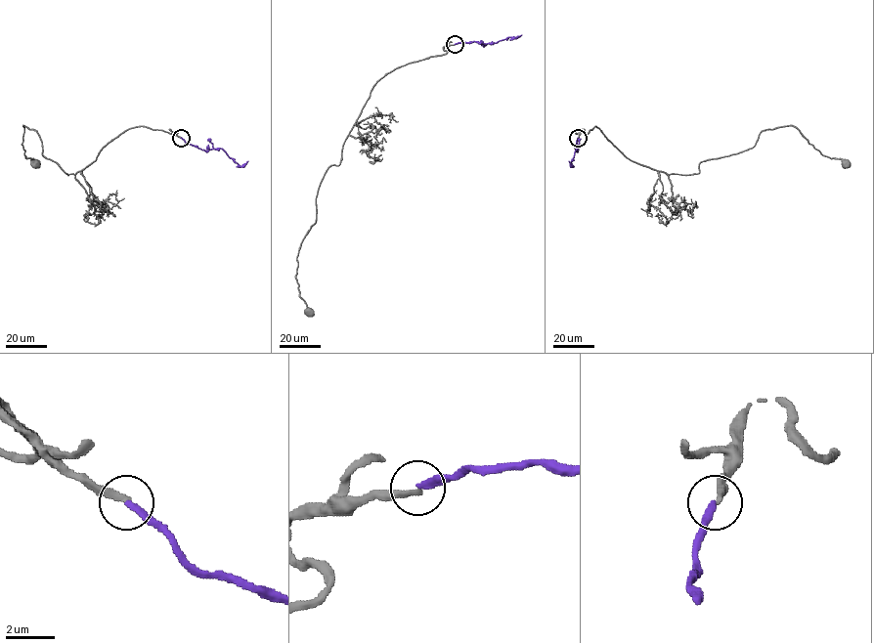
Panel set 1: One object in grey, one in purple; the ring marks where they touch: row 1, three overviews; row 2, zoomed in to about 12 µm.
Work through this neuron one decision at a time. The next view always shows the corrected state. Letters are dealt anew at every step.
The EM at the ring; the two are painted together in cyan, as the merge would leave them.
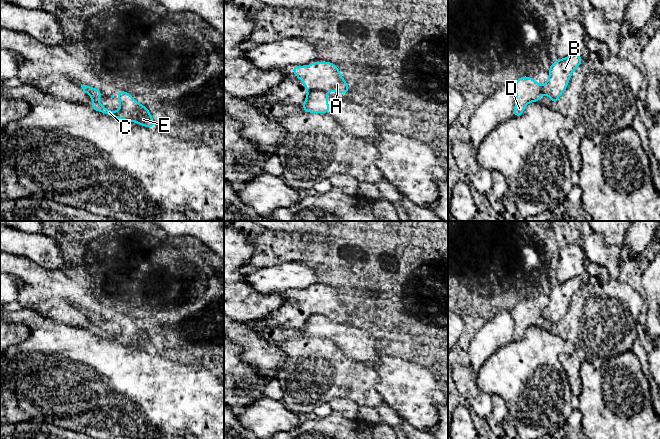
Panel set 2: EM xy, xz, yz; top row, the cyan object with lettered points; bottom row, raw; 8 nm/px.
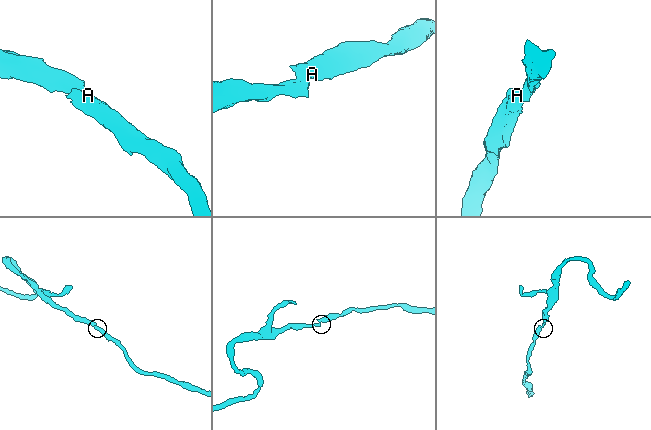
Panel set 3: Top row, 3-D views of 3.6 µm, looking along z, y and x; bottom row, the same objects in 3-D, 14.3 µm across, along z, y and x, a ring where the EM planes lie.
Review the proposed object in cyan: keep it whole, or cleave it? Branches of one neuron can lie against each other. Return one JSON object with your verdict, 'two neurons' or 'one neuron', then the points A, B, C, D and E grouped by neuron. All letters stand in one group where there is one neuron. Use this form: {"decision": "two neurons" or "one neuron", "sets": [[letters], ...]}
{"decision": "two neurons", "sets": [["A", "C", "D", "E"], ["B"]]}

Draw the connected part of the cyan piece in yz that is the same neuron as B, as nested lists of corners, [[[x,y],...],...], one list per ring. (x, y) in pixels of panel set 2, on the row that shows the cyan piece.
[[[573,53],[566,58],[559,59],[551,63],[549,69],[549,79],[542,87],[543,94],[552,99],[553,104],[557,104],[558,98],[567,88],[572,72],[582,63],[579,53]]]

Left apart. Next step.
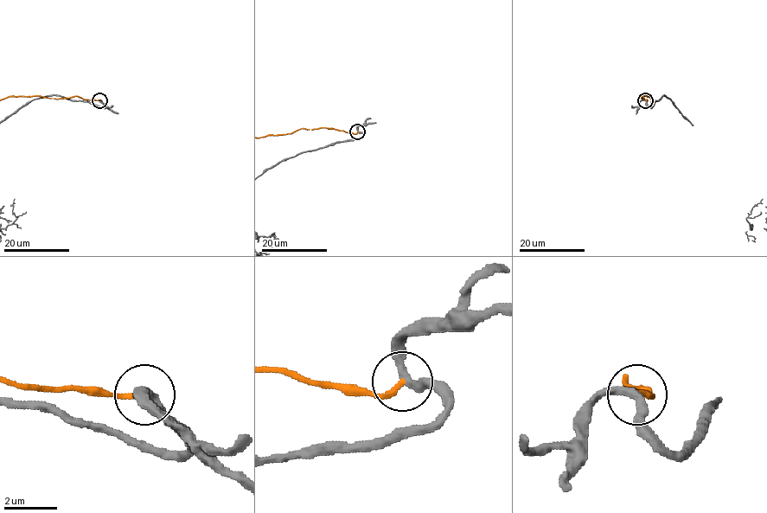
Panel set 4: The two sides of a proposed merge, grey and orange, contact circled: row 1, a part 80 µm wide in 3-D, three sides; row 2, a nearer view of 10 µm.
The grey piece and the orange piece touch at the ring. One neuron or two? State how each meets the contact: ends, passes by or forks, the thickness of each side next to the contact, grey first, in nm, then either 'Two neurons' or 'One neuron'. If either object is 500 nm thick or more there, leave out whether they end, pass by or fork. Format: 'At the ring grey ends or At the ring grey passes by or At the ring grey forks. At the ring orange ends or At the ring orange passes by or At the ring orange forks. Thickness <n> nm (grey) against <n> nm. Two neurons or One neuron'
At the ring grey passes by. At the ring orange ends. Thickness 280 nm (grey) against 200 nm. Two neurons

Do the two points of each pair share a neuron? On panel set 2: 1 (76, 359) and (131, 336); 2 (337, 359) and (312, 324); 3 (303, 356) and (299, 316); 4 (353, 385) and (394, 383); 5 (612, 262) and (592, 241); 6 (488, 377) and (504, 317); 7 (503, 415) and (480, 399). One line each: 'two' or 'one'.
1: two
2: two
3: two
4: two
5: one
6: two
7: two

